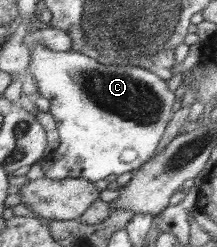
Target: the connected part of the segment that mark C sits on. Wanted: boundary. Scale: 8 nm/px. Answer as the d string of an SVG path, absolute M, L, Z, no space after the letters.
M37 44L35 48L31 48L30 61L26 73L29 73L32 75L32 78L36 79L38 92L50 102L50 116L55 117L59 124L59 146L50 152L48 159L44 158L41 163L44 176L52 180L84 178L94 183L98 182L98 180L108 178L108 176L112 176L112 174L120 176L120 174L124 174L124 172L138 171L141 166L144 166L148 160L153 158L154 152L160 143L160 138L162 138L162 134L164 134L164 128L166 128L166 124L168 124L170 118L172 118L174 102L178 102L178 100L174 100L174 94L168 90L166 80L158 74L151 72L150 69L141 68L140 66L126 66L125 64L105 66L83 53L74 51L55 52L44 44Z

